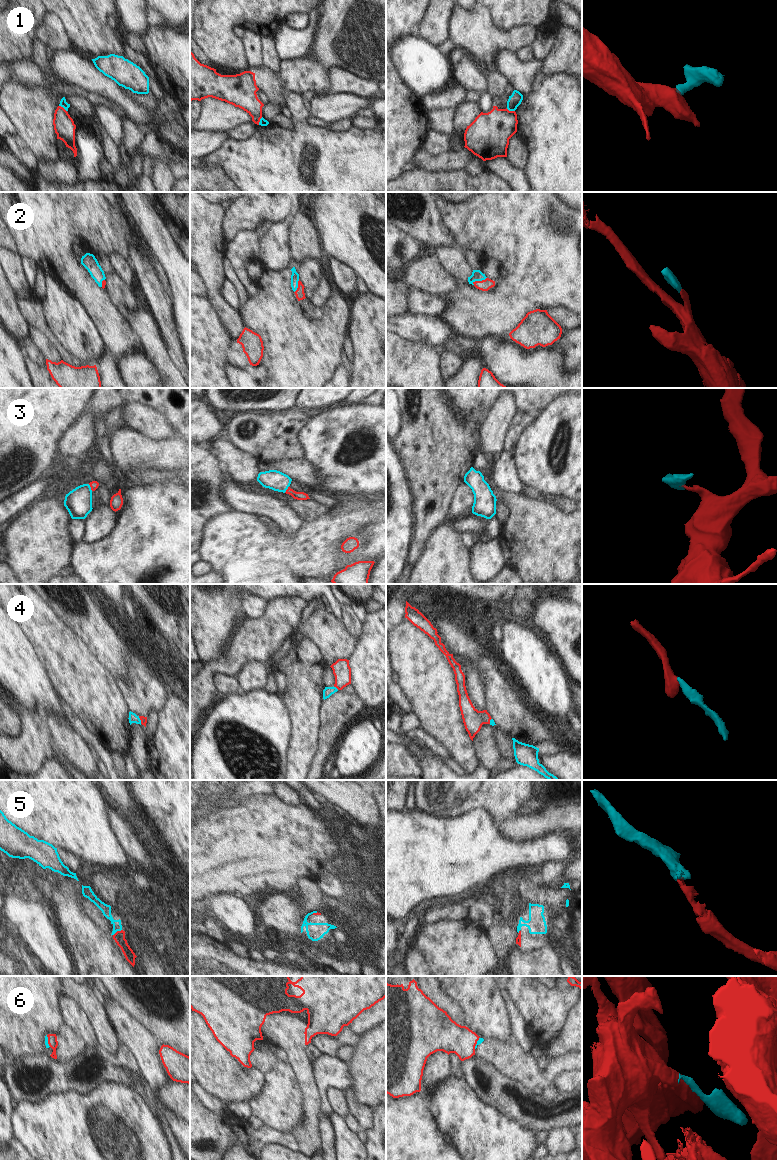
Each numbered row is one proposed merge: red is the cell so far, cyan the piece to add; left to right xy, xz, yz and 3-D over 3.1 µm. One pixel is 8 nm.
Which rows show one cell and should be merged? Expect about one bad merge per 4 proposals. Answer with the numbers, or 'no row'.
2, 3, 4, 5, 6

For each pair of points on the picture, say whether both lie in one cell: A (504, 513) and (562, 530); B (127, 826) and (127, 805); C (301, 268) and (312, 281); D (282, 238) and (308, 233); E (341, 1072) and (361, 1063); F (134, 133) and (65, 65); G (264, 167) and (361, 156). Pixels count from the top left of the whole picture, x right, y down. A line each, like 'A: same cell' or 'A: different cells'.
A: different cells
B: different cells
C: same cell
D: different cells
E: different cells
F: different cells
G: same cell

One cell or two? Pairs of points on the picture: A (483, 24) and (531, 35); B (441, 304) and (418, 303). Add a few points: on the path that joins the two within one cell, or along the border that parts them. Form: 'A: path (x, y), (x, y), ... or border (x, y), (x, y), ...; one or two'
A: path (495, 36), (497, 38), (519, 38); one
B: path (435, 303), (424, 303); one

